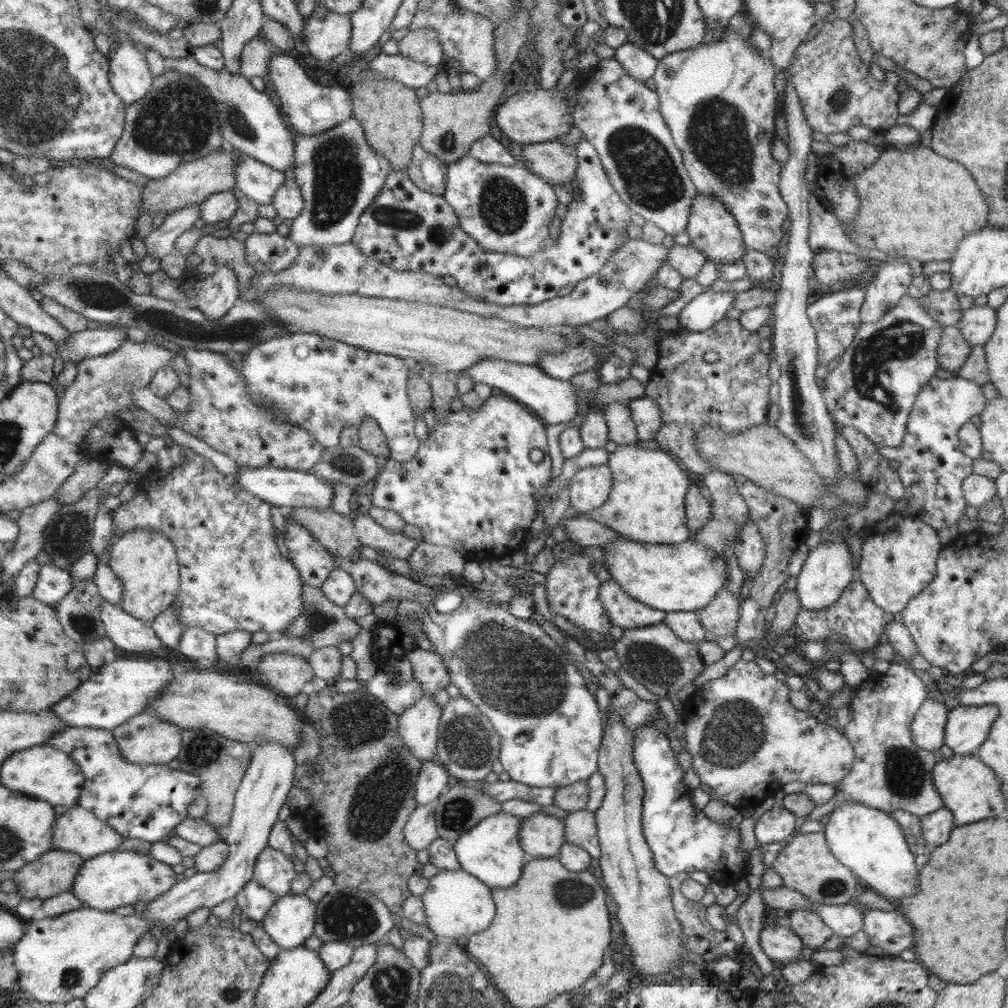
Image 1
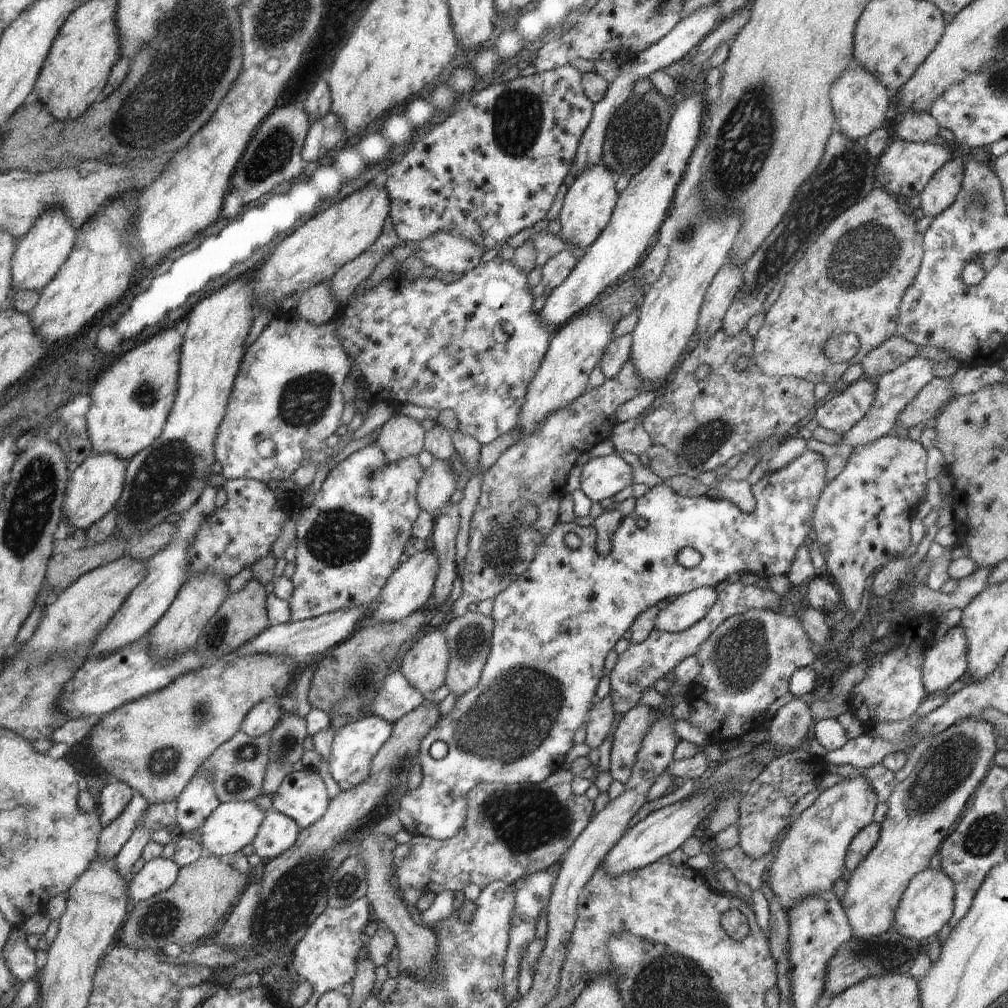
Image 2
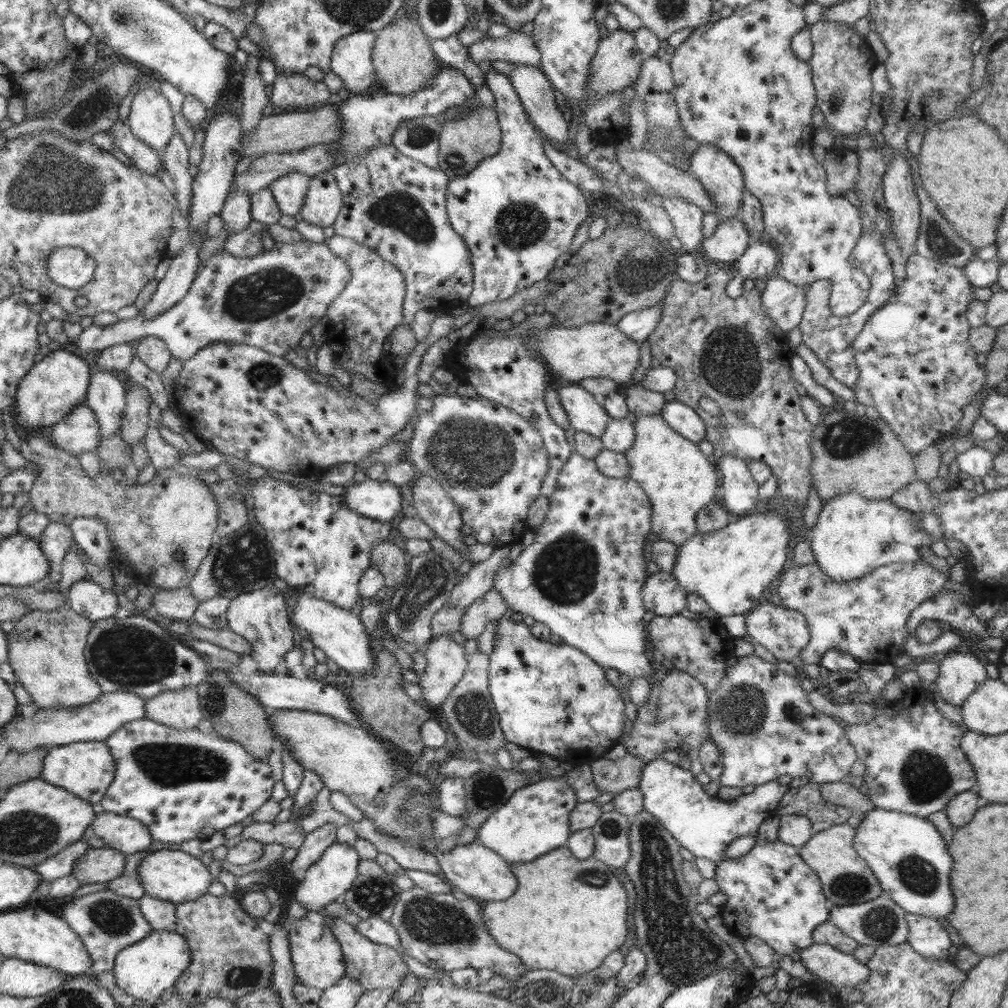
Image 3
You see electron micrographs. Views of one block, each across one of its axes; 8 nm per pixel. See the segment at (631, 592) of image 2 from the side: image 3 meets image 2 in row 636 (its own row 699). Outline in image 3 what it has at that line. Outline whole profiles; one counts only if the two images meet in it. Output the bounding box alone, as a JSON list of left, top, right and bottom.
[488,617,628,766]

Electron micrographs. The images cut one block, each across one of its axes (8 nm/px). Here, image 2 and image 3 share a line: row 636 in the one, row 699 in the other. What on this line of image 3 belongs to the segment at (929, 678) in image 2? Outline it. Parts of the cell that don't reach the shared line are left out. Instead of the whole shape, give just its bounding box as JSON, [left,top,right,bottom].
[936,652,987,706]

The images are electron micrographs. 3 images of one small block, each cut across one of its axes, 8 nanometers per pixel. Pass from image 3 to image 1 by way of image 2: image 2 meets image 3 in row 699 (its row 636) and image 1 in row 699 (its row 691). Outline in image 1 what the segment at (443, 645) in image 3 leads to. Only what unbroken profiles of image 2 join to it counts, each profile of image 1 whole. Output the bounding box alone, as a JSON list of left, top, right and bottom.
[398,693,441,762]

